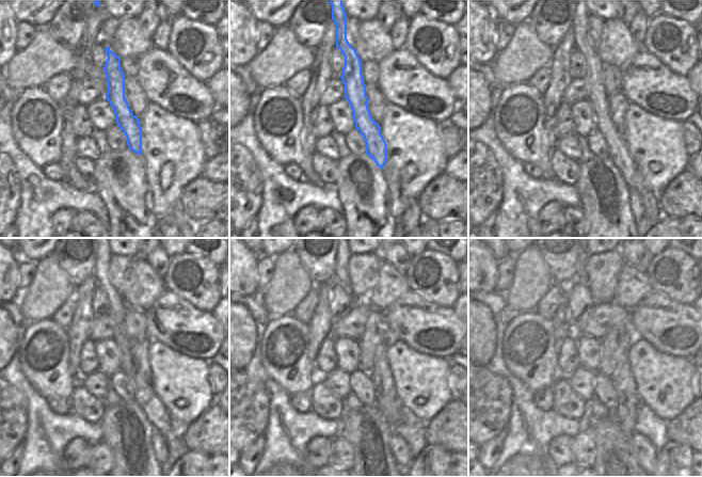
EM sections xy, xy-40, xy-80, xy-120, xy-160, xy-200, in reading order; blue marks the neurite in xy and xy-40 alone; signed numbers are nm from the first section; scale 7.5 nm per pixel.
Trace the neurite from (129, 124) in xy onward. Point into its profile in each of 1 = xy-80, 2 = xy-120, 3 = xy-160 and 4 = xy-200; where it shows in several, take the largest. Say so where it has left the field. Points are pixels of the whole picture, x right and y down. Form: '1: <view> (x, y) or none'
1: xy-80 (616, 142)
2: xy-120 (143, 394)
3: xy-160 (341, 273)
4: xy-200 (580, 259)

